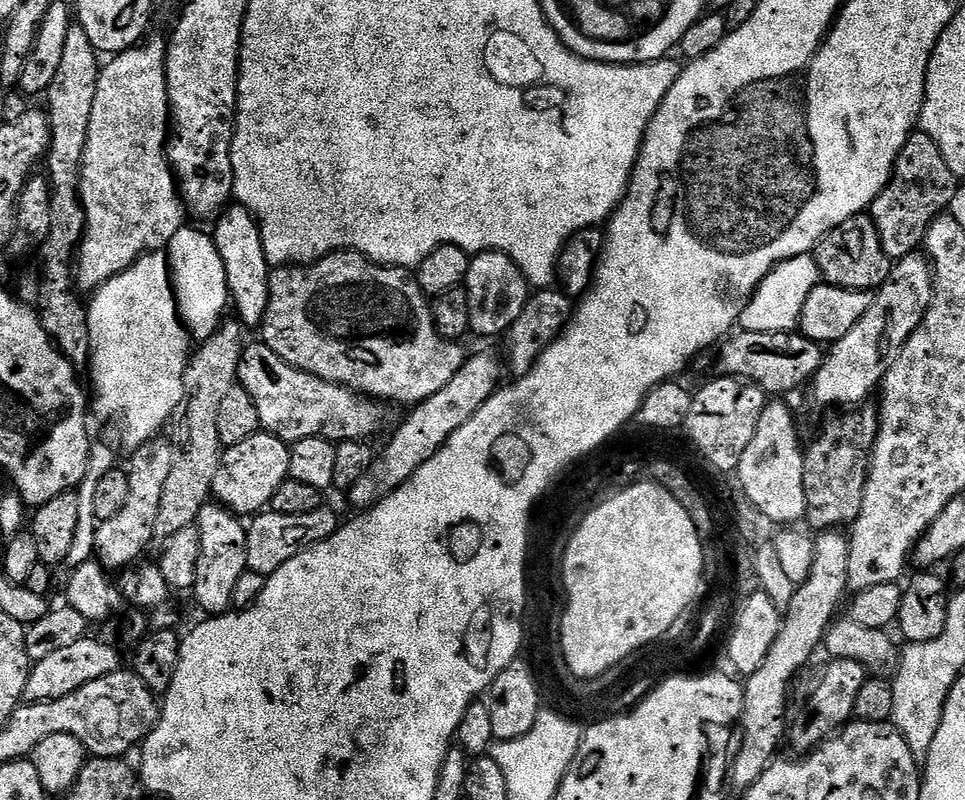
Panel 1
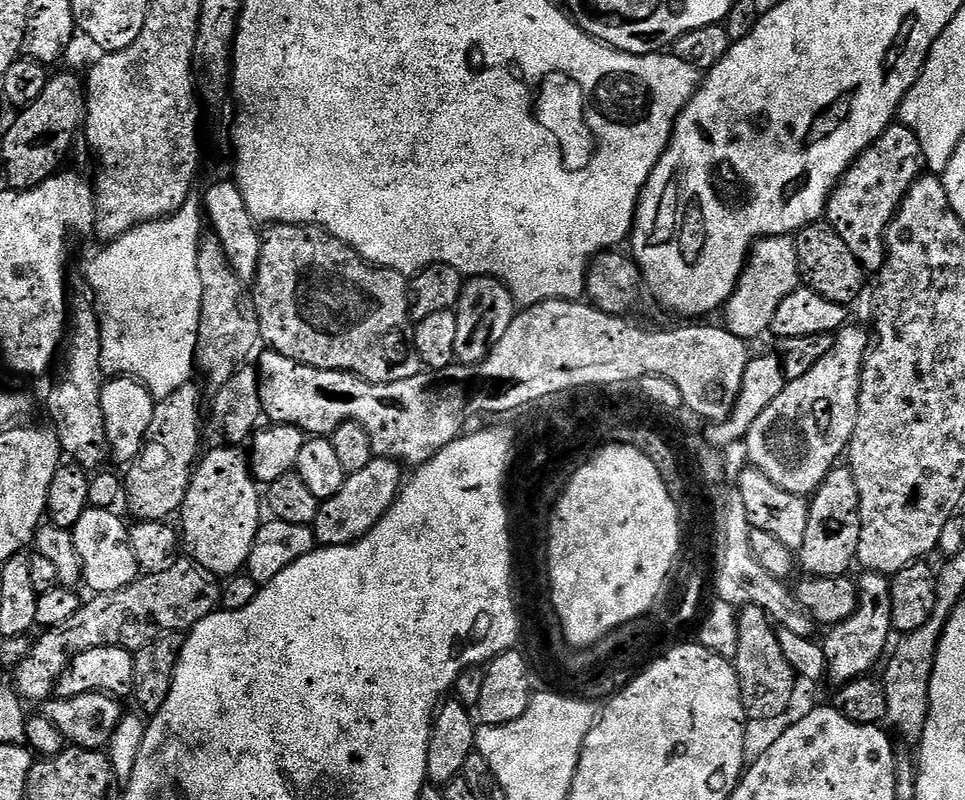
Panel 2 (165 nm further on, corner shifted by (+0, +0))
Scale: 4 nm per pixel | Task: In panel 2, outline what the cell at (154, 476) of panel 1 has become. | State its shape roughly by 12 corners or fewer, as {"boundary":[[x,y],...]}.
{"boundary":[[200,388],[156,400],[127,465],[137,521],[184,505],[200,448]]}

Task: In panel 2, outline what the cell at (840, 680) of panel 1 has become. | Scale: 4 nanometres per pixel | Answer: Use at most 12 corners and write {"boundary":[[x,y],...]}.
{"boundary":[[861,571],[858,606],[822,640],[827,679],[867,676],[894,636],[891,579]]}

